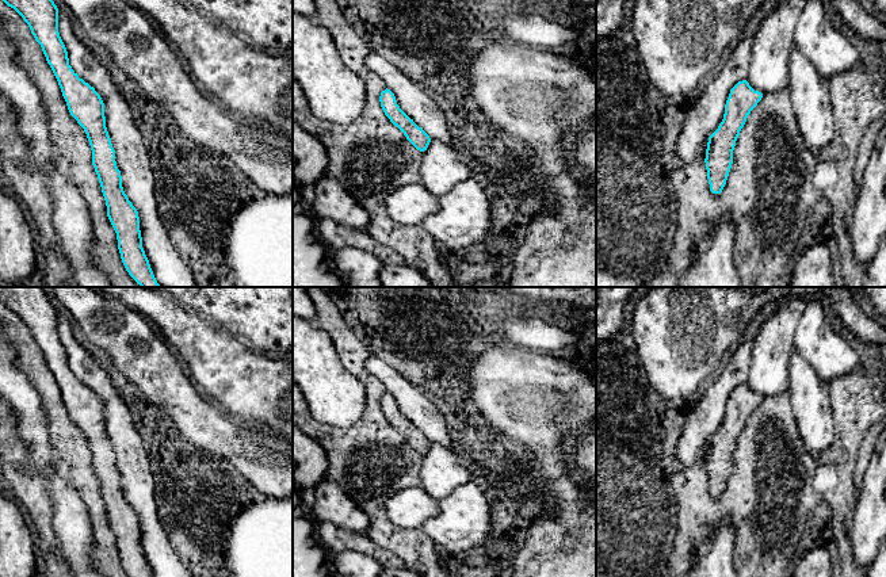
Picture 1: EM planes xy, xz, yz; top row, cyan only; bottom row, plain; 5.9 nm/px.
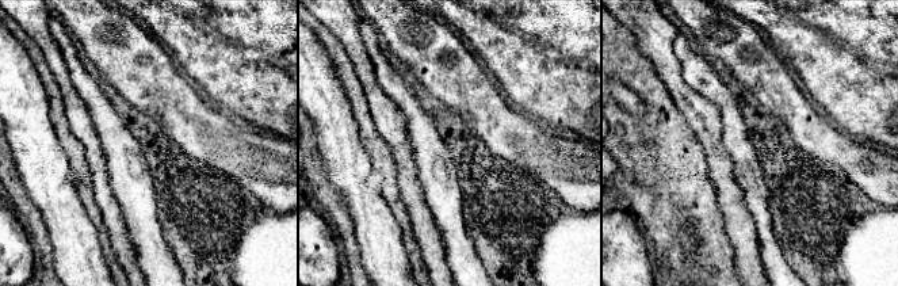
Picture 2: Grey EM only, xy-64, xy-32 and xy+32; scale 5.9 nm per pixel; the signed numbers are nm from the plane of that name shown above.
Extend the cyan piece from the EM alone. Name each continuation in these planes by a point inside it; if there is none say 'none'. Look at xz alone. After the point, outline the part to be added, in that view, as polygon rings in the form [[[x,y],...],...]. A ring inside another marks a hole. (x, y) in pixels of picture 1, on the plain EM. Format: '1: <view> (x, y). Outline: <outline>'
none

